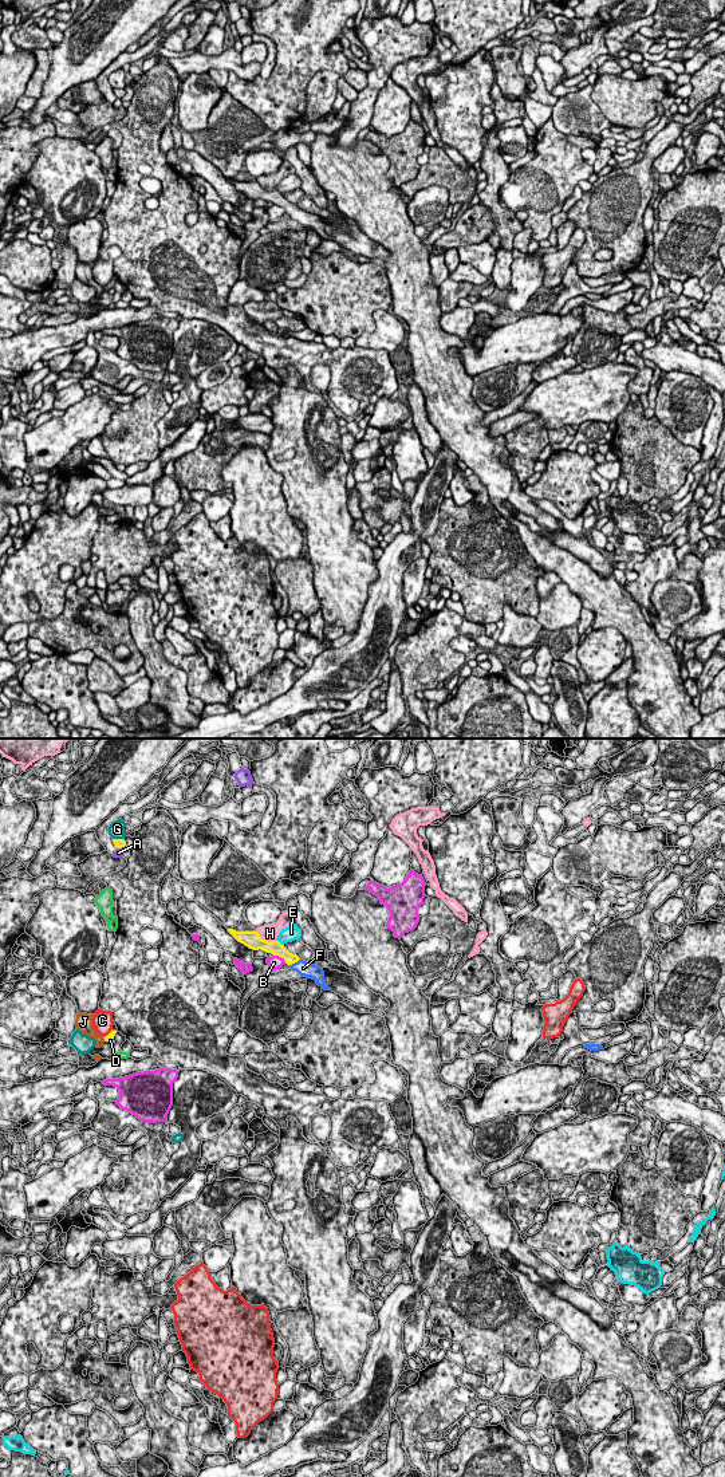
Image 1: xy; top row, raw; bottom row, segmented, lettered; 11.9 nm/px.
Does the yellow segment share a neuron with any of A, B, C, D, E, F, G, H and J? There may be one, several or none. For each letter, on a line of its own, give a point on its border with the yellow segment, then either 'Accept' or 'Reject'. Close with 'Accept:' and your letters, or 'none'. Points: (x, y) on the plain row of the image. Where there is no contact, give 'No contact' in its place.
A: Touches yellow at xy (119, 97). Reject
B: Touches yellow at xy (280, 205). Reject
C: Touches yellow at xy (109, 283). Reject
D: Touches yellow at xy (110, 287). Reject
E: Touches yellow at xy (279, 192). Reject
F: Touches yellow at xy (294, 212). Accept
G: Touches yellow at xy (118, 89). Reject
H: Touches yellow at xy (264, 189). Reject
J: Touches yellow at xy (103, 287). Reject
Accept: F

